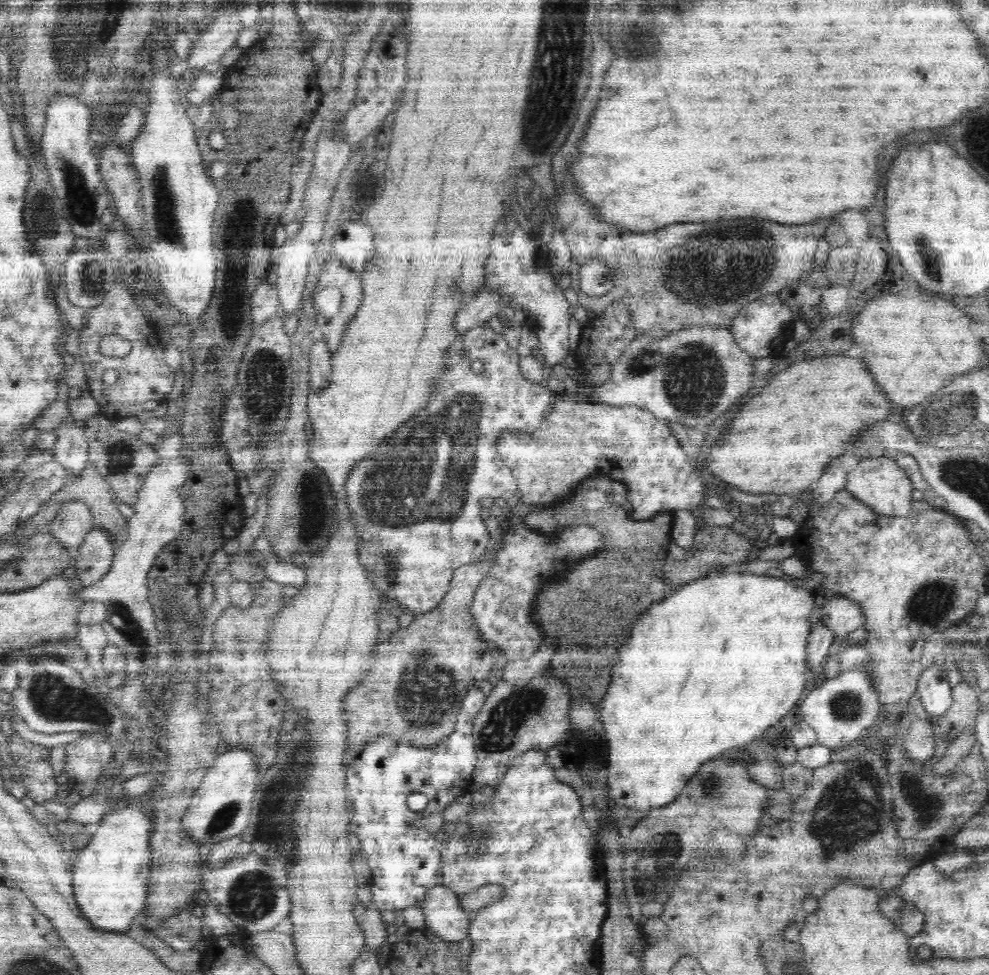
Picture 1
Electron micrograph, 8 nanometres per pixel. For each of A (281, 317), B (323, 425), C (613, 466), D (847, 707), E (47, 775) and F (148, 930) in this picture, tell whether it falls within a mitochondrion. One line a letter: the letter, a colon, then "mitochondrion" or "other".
A: other
B: other
C: other
D: mitochondrion
E: other
F: other

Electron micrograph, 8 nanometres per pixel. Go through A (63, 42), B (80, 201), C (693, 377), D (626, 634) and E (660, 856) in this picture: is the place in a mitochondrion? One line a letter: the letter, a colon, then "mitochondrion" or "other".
A: mitochondrion
B: mitochondrion
C: mitochondrion
D: other
E: mitochondrion

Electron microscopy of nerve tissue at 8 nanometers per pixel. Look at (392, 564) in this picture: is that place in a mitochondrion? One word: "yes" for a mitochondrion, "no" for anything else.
yes

